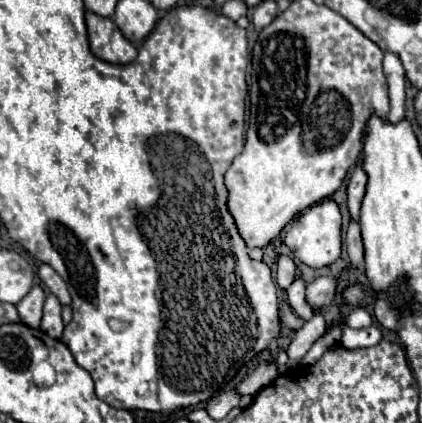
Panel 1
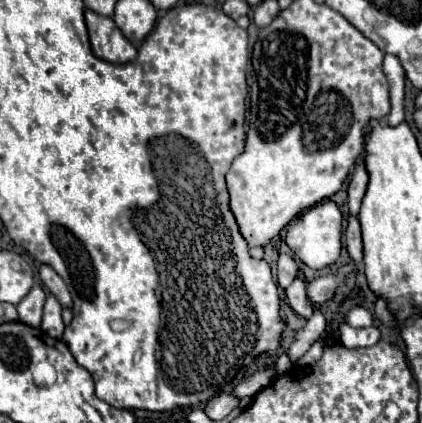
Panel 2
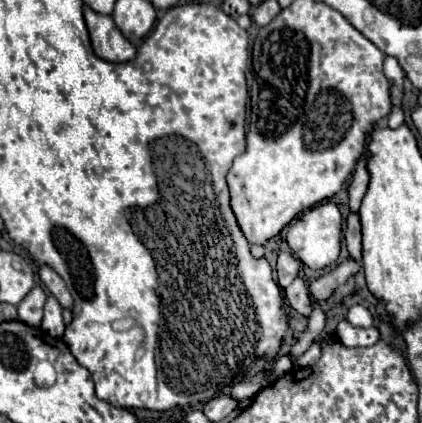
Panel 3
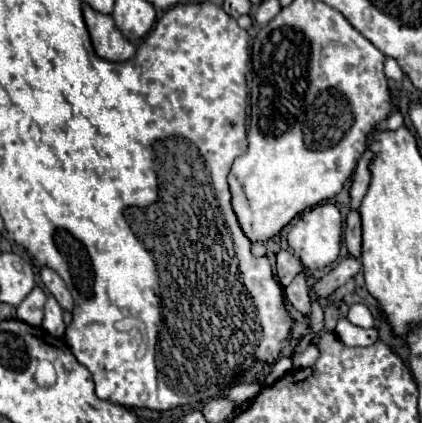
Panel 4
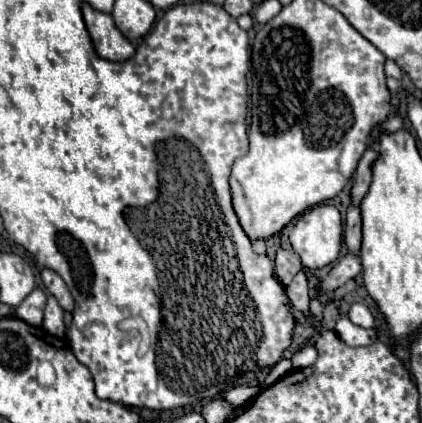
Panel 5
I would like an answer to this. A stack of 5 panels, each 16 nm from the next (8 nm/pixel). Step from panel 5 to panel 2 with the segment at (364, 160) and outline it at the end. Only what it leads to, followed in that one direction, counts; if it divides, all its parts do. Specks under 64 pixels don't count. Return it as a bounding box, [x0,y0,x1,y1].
[348,158,368,218]

